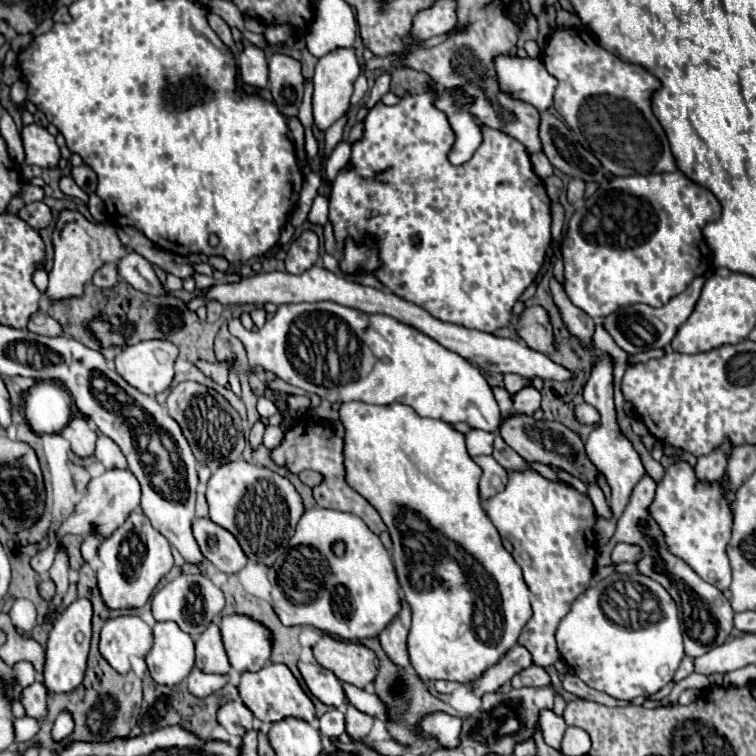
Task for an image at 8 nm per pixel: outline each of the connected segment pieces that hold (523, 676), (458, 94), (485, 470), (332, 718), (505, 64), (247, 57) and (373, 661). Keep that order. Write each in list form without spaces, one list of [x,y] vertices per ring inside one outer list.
[[[530,666],[528,670],[522,670],[520,674],[516,674],[516,678],[512,678],[512,686],[514,688],[522,688],[522,686],[540,688],[540,686],[552,686],[552,682],[550,682],[550,676],[544,668]]]
[[[430,84],[428,90],[436,92],[434,106],[446,114],[452,126],[452,132],[456,136],[456,142],[448,152],[448,160],[454,166],[468,162],[474,150],[482,144],[482,122],[468,110],[468,106],[472,104],[472,98],[466,96],[464,90],[436,88],[434,84]]]
[[[478,456],[474,460],[482,468],[480,496],[482,498],[492,498],[500,490],[504,490],[506,482],[508,482],[508,472],[492,456]]]
[[[334,708],[330,712],[326,712],[324,716],[320,716],[320,734],[334,738],[340,736],[344,732],[344,712]]]
[[[498,54],[494,58],[494,70],[502,92],[516,100],[528,102],[538,110],[548,110],[552,106],[552,96],[558,82],[552,74],[548,74],[540,58]]]
[[[246,44],[238,56],[238,66],[246,84],[252,84],[256,88],[264,88],[268,84],[268,62],[262,48]]]
[[[324,634],[316,642],[314,658],[326,670],[336,674],[338,680],[354,684],[358,688],[370,686],[378,672],[378,658],[370,648],[358,642],[336,640],[328,634]]]

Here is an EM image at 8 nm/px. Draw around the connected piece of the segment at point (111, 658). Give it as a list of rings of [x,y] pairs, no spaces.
[[[140,616],[110,618],[100,632],[100,652],[120,674],[130,670],[132,658],[144,658],[150,648],[152,628]]]

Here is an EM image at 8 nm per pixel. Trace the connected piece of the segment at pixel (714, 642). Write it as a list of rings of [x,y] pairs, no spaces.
[[[644,474],[644,478],[634,486],[630,502],[618,520],[614,540],[638,544],[642,548],[642,560],[638,562],[638,572],[660,582],[670,592],[670,596],[676,600],[682,630],[684,630],[686,656],[698,658],[700,654],[706,654],[714,646],[722,646],[730,638],[730,632],[734,628],[734,622],[732,622],[734,610],[732,610],[730,602],[726,600],[726,596],[716,586],[704,582],[684,560],[676,558],[674,554],[670,554],[666,550],[664,534],[648,512],[648,506],[654,498],[654,490],[656,490],[656,482],[648,474]]]

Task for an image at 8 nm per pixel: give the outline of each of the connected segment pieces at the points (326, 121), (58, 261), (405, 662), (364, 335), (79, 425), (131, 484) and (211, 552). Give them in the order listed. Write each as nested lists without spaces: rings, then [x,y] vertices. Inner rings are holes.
[[[340,48],[340,50],[332,50],[326,56],[322,56],[314,68],[313,75],[313,97],[312,110],[313,121],[320,130],[330,128],[340,116],[344,116],[344,112],[350,106],[350,96],[352,96],[352,84],[354,80],[360,76],[360,62],[356,56],[354,48]]]
[[[62,210],[58,214],[56,222],[66,222],[60,230],[54,228],[52,242],[54,242],[54,266],[50,272],[50,284],[44,298],[48,302],[82,296],[84,284],[92,280],[92,274],[104,266],[114,264],[122,258],[126,248],[122,248],[122,242],[118,240],[116,230],[110,224],[92,224],[88,222],[78,210]]]
[[[402,604],[400,616],[378,636],[386,656],[400,668],[408,668],[410,666],[408,648],[406,648],[408,630],[410,630],[410,606]]]
[[[336,302],[282,304],[256,332],[246,330],[238,318],[228,320],[228,330],[244,344],[250,366],[262,366],[290,386],[296,386],[308,394],[318,394],[328,402],[400,402],[412,406],[424,418],[436,418],[450,424],[466,422],[484,432],[500,430],[502,416],[480,370],[412,326],[404,326],[384,314],[360,314],[360,310],[352,310]],[[346,330],[364,342],[376,358],[366,376],[350,382],[340,380],[338,360],[342,352],[336,348],[338,340],[346,338]]]
[[[72,418],[60,434],[70,442],[70,448],[76,456],[80,456],[80,458],[94,456],[96,432],[88,428],[88,422],[84,418]]]
[[[110,470],[90,480],[86,496],[78,502],[74,514],[66,522],[62,522],[60,530],[66,530],[68,534],[80,536],[96,534],[98,538],[108,538],[116,528],[124,524],[128,514],[136,510],[138,504],[140,504],[140,484],[134,478],[134,474],[130,470]]]
[[[196,518],[192,522],[192,530],[204,558],[212,562],[218,570],[226,574],[236,574],[246,566],[246,554],[242,552],[236,538],[222,526],[214,524],[210,518]]]

